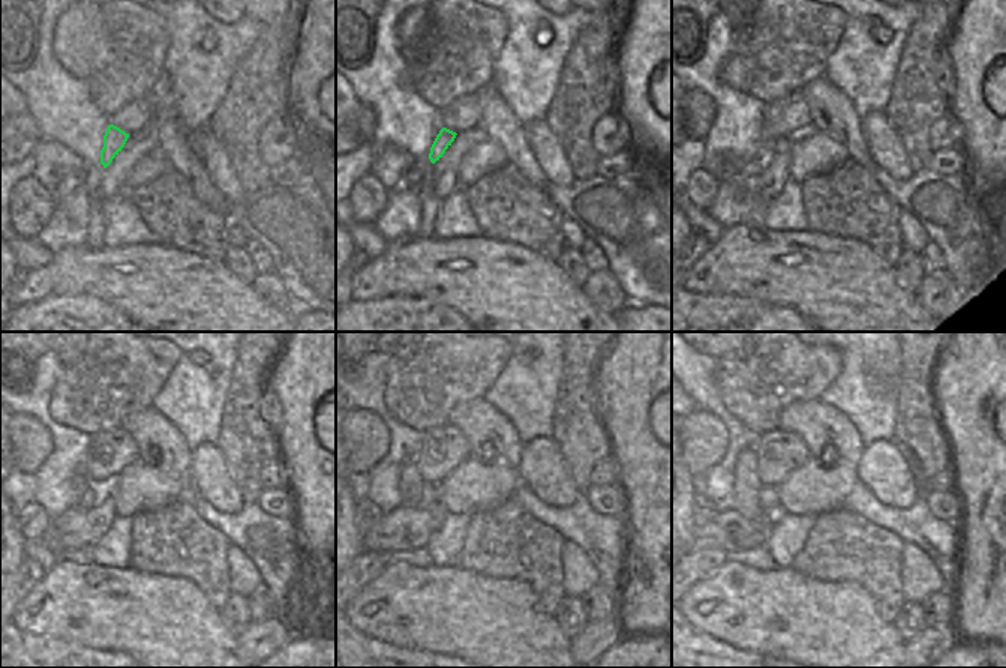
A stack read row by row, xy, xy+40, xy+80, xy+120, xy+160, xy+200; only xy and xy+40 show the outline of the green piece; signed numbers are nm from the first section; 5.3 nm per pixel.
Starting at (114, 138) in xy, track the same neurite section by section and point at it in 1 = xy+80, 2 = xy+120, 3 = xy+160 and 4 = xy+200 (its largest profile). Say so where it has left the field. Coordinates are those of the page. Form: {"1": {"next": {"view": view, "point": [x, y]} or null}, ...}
{"1": {"next": {"view": "xy+80", "point": [771, 146]}}, "2": {"next": {"view": "xy+120", "point": [93, 494]}}, "3": {"next": {"view": "xy+160", "point": [429, 494]}}, "4": {"next": {"view": "xy+200", "point": [769, 502]}}}

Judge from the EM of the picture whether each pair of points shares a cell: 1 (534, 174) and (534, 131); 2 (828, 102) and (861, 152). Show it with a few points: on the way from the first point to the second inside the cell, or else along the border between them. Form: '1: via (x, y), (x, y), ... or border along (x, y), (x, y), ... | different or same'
1: border along (525, 128), (528, 146), (547, 183) | different
2: via (832, 114), (853, 140) | same

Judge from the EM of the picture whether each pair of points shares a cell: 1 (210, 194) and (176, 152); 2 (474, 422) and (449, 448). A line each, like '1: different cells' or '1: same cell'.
1: same cell
2: different cells

